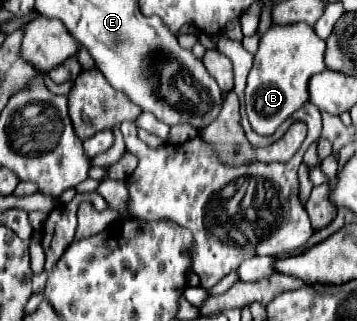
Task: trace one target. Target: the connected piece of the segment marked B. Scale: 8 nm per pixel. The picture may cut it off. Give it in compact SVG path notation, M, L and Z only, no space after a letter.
M309 24L273 26L259 42L253 68L245 88L245 112L251 128L261 136L271 136L299 106L309 100L311 76L325 70L325 42Z

